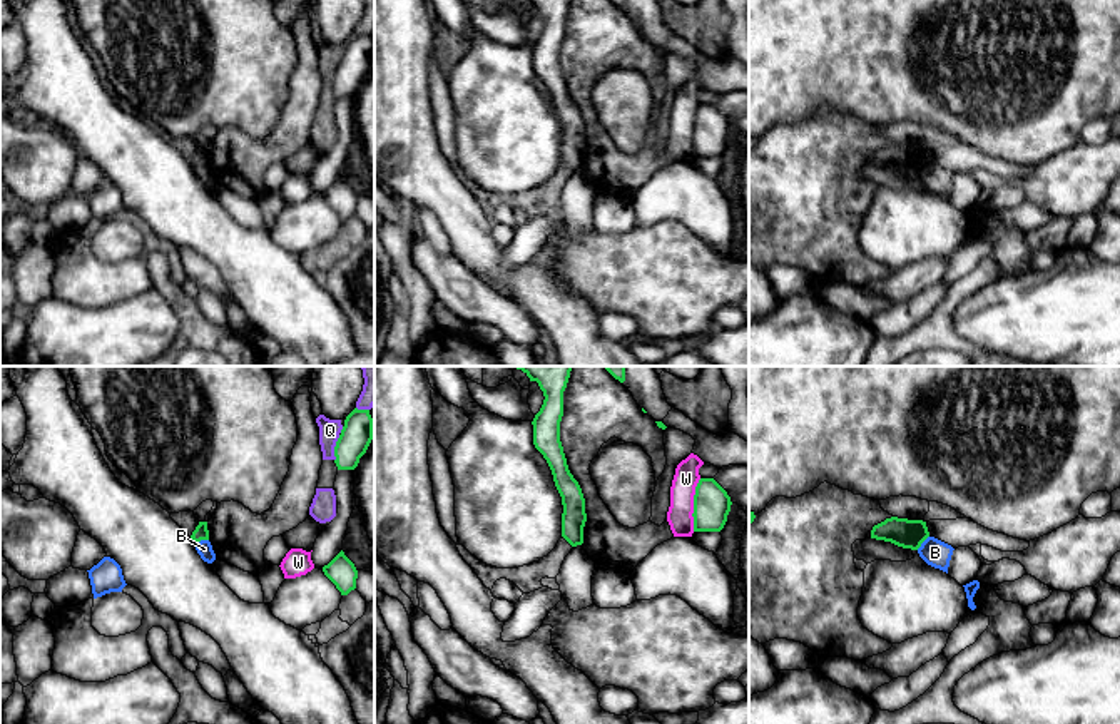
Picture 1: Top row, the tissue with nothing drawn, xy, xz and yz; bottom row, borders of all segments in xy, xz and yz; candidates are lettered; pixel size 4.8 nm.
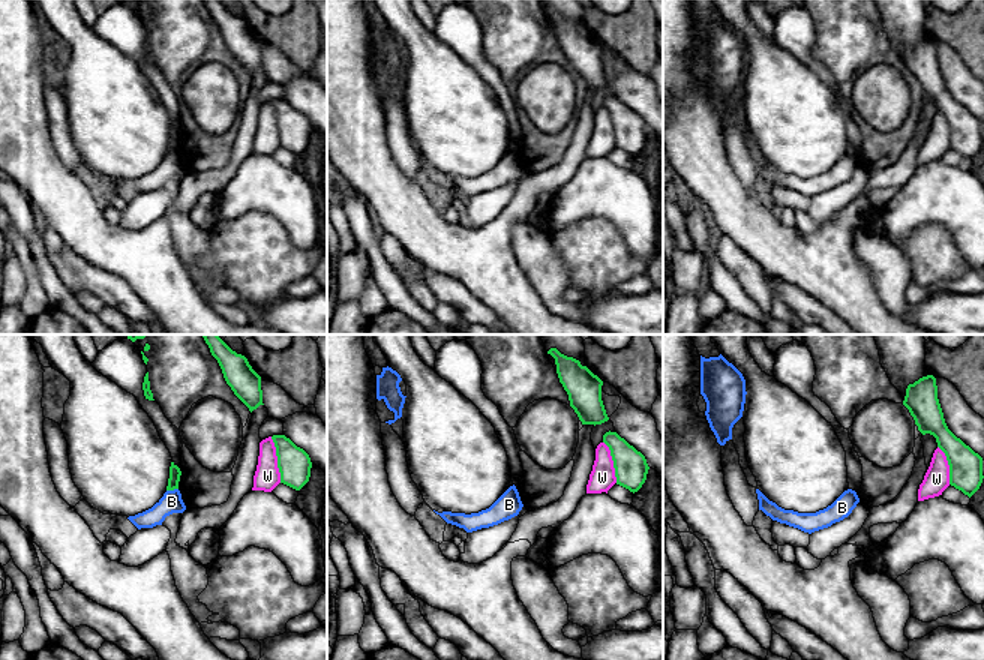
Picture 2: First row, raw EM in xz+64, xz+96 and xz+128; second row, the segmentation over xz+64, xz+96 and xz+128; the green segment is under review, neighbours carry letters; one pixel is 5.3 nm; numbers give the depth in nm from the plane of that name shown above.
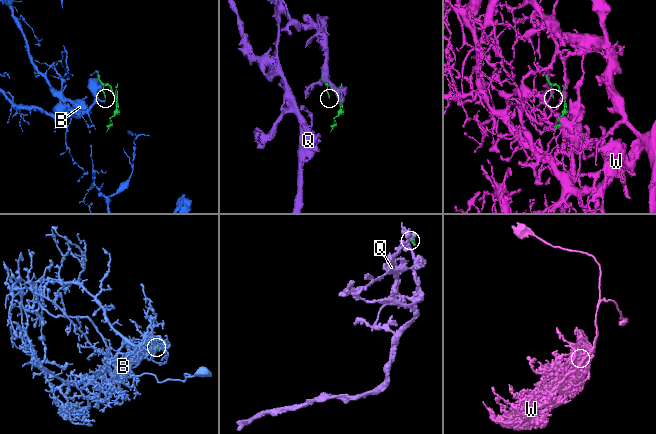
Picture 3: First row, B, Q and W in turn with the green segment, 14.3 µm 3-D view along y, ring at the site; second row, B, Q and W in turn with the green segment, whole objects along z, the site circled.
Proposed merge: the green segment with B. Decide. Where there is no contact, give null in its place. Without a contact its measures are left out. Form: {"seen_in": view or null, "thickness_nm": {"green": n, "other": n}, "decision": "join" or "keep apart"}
{"seen_in": "xy", "thickness_nm": {"green": 70, "other": 80}, "decision": "keep apart"}

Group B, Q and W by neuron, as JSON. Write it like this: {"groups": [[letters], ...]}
{"groups": [["B"], ["Q"], ["W"]]}

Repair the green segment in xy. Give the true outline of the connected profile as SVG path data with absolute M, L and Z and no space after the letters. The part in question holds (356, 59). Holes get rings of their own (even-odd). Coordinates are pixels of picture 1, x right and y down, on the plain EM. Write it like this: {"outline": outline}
{"outline": "M354 33L344 45L344 52L334 72L338 95L354 95L373 65L373 43L369 35Z"}

